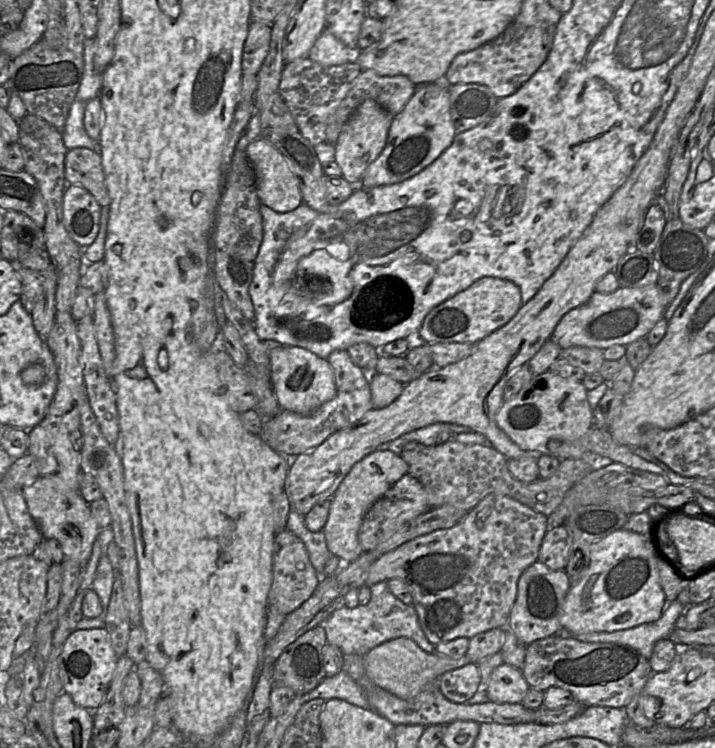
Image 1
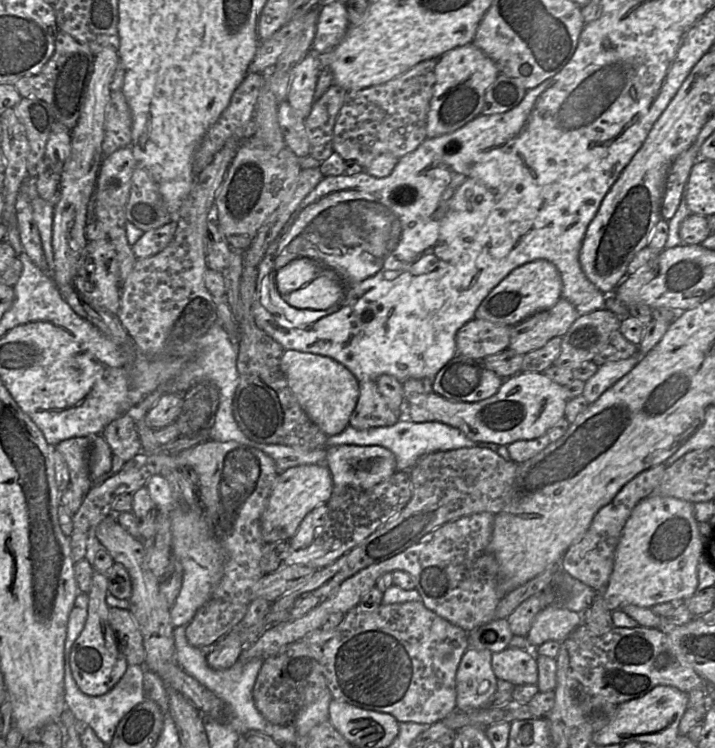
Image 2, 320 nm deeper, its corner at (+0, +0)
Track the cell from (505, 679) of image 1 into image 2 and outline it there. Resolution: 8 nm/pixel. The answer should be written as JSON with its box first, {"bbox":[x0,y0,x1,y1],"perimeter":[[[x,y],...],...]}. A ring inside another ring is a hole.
{"bbox":[491,646,538,686],"perimeter":[[[508,646],[492,654],[491,664],[498,679],[508,681],[515,686],[537,684],[538,666],[533,652]]]}

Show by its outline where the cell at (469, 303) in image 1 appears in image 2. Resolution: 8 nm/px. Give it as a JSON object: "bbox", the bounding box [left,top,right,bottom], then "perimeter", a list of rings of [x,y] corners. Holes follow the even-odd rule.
{"bbox":[474,259,562,326],"perimeter":[[[545,259],[523,264],[512,270],[485,297],[474,318],[514,326],[530,316],[554,306],[562,295],[562,280],[556,266]]]}

